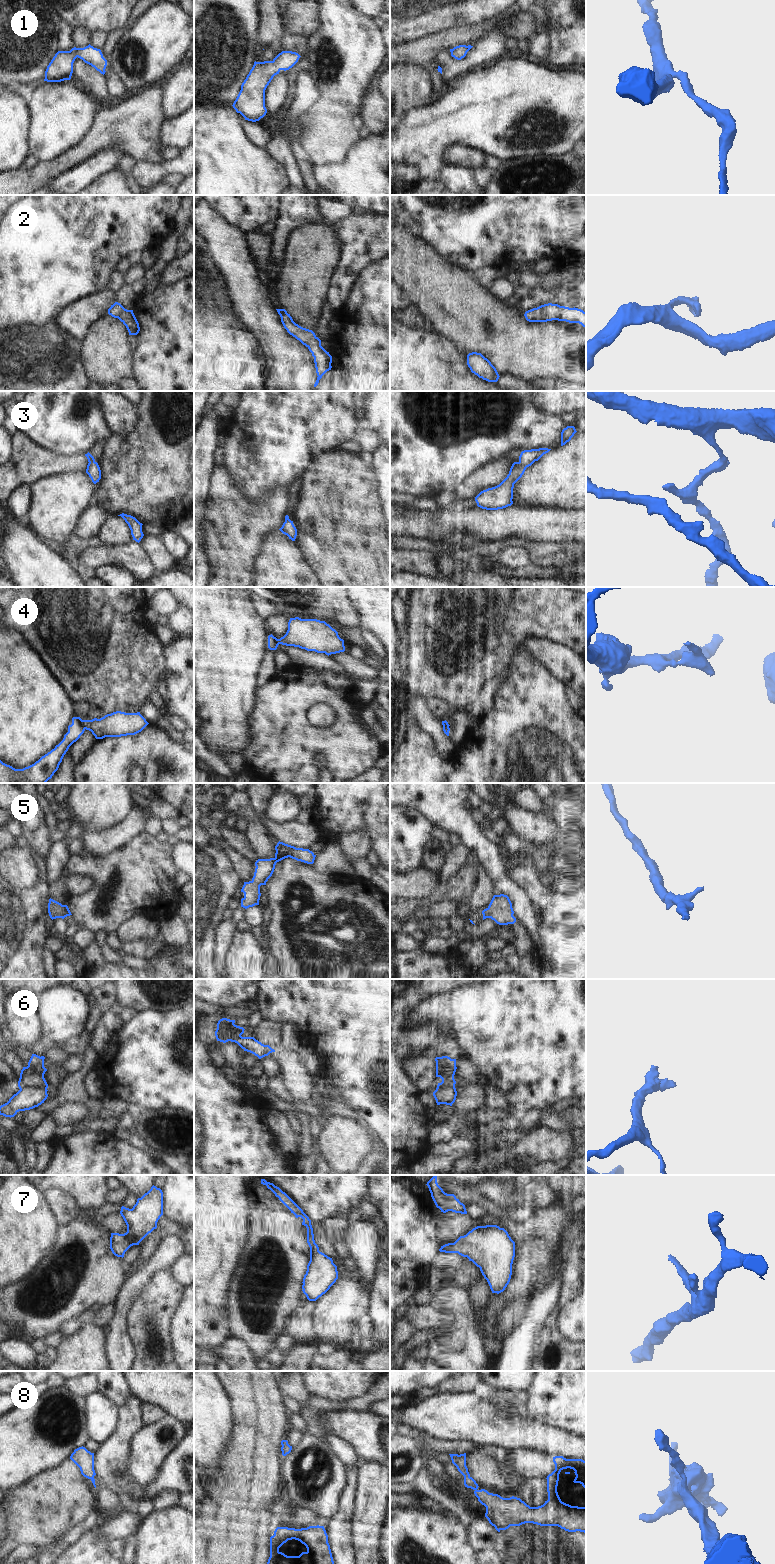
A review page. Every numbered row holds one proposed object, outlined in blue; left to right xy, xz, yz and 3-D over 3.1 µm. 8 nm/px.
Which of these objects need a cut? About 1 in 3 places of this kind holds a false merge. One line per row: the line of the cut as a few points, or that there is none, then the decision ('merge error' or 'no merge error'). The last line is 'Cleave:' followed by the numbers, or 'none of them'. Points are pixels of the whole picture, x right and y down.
1: no cut; no merge error
2: no cut; no merge error
3: no cut; no merge error
4: cut in xy along (82, 720), (84, 729); merge error
5: no cut; no merge error
6: cut in xy along (46, 1088), (23, 1087), (20, 1089); merge error
7: no cut; no merge error
8: no cut; no merge error
Cleave: 4, 6

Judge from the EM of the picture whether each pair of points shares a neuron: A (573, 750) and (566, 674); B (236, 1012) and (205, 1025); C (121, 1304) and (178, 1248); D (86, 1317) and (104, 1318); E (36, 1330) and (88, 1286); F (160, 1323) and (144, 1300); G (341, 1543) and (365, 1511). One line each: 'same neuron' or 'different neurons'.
A: different neurons
B: same neuron
C: same neuron
D: same neuron
E: same neuron
F: same neuron
G: different neurons

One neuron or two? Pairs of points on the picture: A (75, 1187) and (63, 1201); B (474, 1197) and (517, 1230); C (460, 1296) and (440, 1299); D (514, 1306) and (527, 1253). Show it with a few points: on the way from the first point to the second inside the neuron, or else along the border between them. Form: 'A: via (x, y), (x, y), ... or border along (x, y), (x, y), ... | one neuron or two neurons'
A: border along (46, 1189), (64, 1190), (81, 1208) | two neurons
B: via (485, 1203), (506, 1221) | one neuron
C: via (455, 1297), (445, 1297) | one neuron
D: border along (532, 1294), (525, 1293), (511, 1300), (498, 1314) | two neurons

